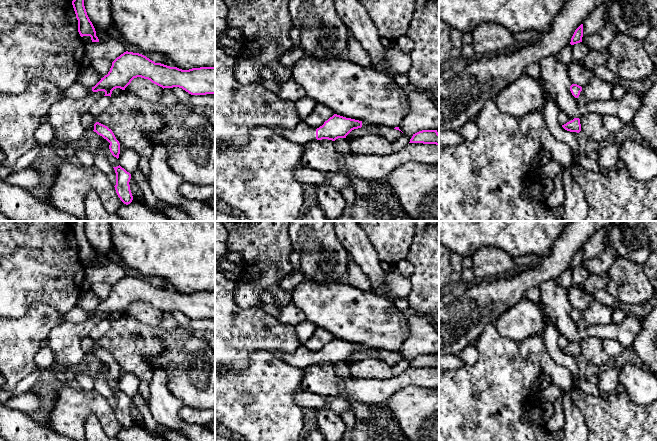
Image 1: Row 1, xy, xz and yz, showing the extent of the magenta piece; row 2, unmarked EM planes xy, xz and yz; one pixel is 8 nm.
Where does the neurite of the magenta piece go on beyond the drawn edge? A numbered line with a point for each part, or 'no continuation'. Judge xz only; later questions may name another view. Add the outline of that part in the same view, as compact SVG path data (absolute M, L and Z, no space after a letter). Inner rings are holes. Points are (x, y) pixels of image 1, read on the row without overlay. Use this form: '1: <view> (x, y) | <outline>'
1: xz (302, 357) | M301 345L293 354L277 353L275 357L293 367L304 369L316 364L316 353Z

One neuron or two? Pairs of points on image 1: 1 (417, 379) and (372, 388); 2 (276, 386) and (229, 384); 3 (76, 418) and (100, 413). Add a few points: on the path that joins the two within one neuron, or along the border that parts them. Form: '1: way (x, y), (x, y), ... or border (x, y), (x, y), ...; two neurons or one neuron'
1: way (406, 379), (383, 388); one neuron
2: way (264, 386), (241, 386); one neuron
3: way (82, 412), (84, 410), (94, 410); one neuron

